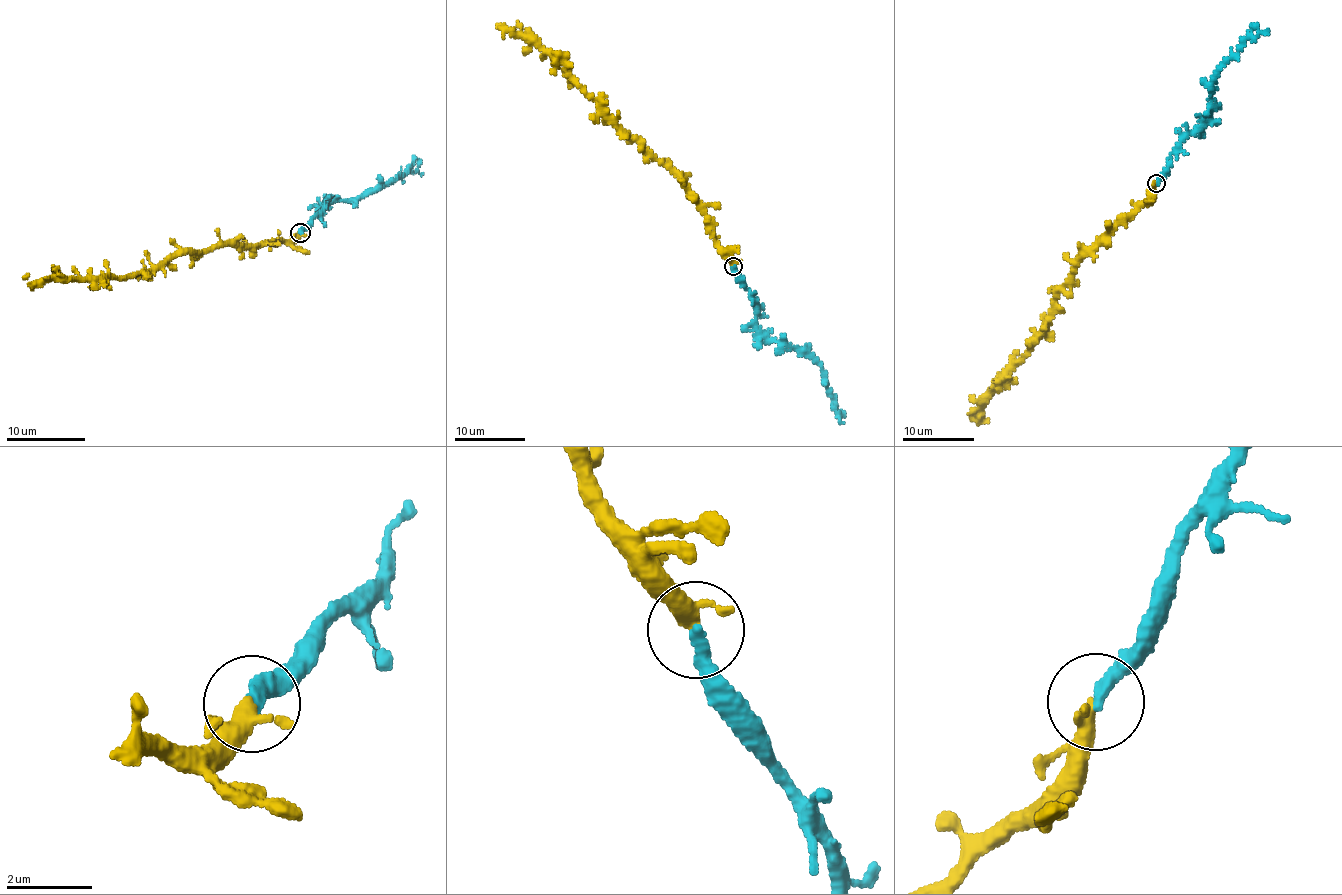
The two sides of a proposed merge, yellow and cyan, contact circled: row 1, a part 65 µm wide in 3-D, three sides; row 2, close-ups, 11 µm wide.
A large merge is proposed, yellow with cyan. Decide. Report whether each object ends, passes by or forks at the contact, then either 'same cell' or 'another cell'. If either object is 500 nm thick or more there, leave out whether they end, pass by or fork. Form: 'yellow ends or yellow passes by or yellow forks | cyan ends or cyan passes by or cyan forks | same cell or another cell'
yellow passes by | cyan ends | same cell

